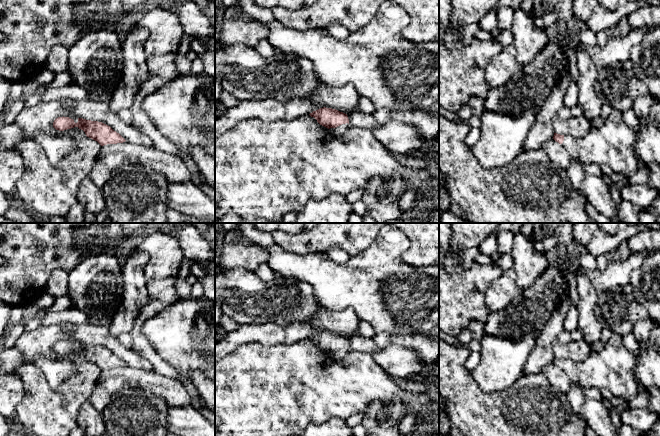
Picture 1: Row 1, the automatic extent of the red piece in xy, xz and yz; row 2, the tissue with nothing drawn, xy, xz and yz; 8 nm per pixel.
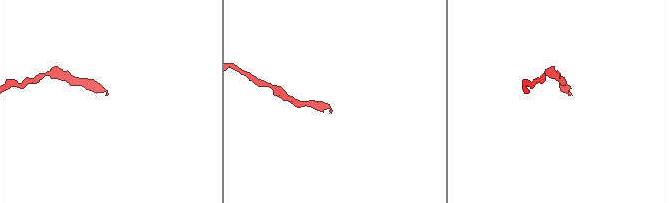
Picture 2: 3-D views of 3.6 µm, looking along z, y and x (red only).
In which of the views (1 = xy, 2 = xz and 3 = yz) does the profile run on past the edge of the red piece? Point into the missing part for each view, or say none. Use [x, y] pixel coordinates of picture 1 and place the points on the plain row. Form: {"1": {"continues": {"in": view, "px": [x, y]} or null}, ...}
{"1": {"continues": null}, "2": {"continues": {"in": "xz", "px": [342, 354]}}, "3": {"continues": {"in": "yz", "px": [570, 368]}}}

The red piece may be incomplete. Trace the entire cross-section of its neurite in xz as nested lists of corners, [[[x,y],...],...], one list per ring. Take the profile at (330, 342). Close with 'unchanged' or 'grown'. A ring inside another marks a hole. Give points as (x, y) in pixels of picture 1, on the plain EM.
[[[323,331],[313,335],[309,339],[337,360],[345,360],[350,354],[347,338],[336,333]]]; grown

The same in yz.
[[[554,357],[553,363],[567,374],[571,382],[578,383],[578,368],[576,362],[570,358],[560,359]]]; grown

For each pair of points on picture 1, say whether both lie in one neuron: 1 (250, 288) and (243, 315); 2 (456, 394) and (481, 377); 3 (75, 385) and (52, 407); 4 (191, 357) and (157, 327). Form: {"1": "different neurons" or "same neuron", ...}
{"1": "same neuron", "2": "different neurons", "3": "same neuron", "4": "same neuron"}

